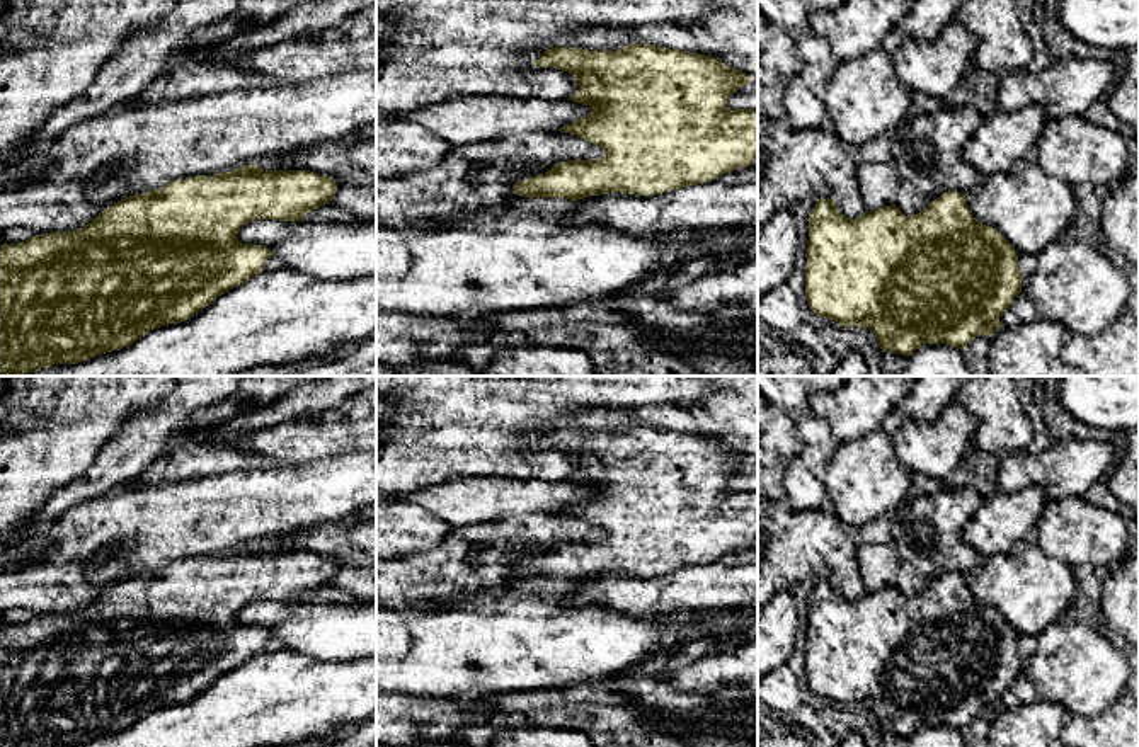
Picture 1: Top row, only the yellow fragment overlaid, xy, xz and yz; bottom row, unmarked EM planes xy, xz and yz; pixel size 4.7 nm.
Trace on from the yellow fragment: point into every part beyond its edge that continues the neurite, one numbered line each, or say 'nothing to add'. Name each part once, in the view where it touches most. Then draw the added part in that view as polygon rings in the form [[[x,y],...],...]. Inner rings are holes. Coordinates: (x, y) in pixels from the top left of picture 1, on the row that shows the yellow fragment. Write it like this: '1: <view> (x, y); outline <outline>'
nothing to add

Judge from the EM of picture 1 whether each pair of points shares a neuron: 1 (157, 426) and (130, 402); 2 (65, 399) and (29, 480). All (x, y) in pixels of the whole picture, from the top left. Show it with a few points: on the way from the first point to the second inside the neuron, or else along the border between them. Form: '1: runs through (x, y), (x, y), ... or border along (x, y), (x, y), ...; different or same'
1: border along (171, 393), (125, 419); different
2: runs through (57, 419), (50, 438), (29, 460); same

